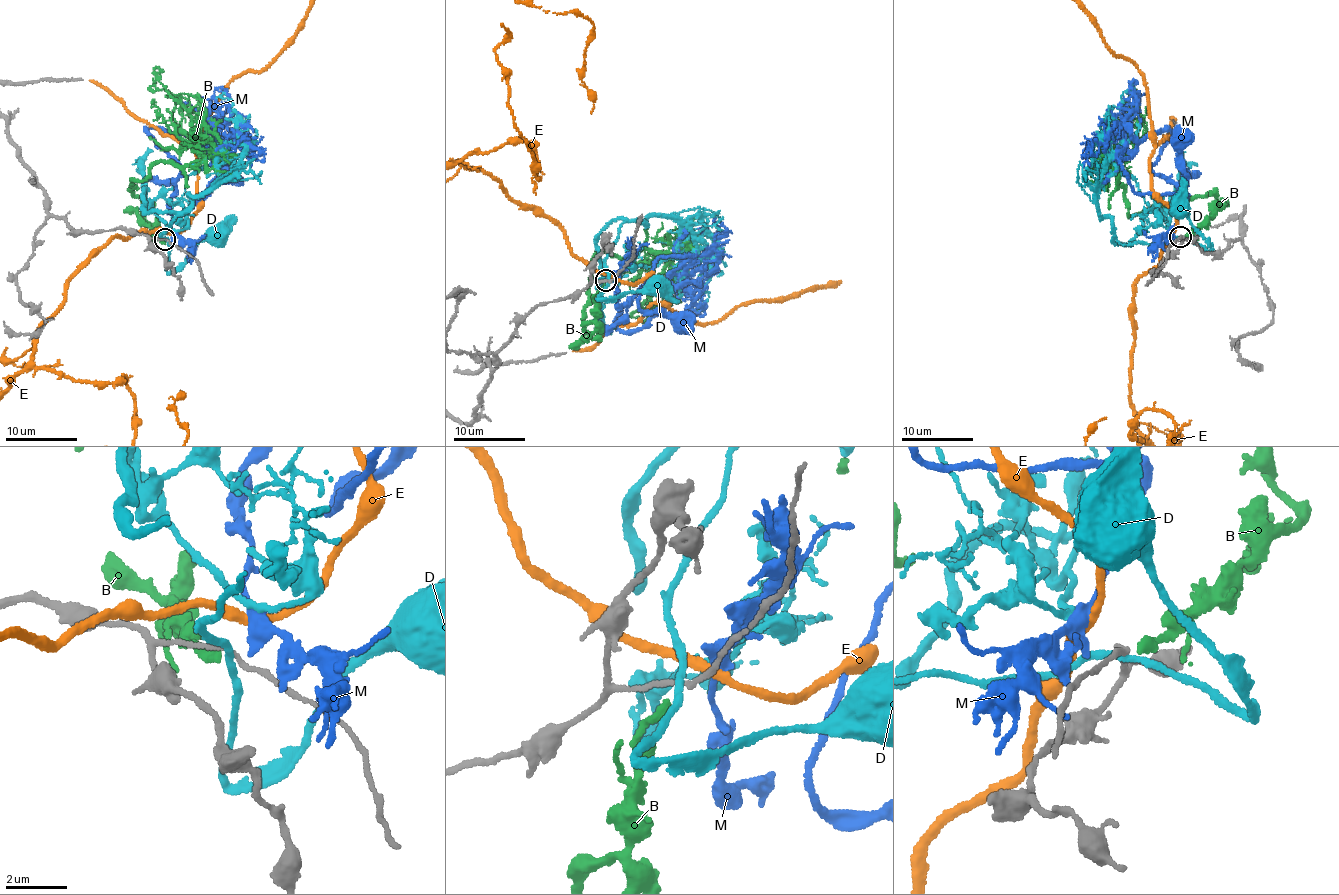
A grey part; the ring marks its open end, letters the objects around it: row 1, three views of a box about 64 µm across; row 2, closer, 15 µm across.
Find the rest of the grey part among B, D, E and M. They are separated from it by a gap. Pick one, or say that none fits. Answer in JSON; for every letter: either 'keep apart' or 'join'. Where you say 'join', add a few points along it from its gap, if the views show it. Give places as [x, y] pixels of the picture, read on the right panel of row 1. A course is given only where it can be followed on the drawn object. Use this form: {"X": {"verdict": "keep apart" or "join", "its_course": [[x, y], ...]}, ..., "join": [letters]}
{"B": {"verdict": "keep apart"}, "D": {"verdict": "keep apart"}, "E": {"verdict": "join"}, "M": {"verdict": "keep apart"}, "join": ["E"]}

